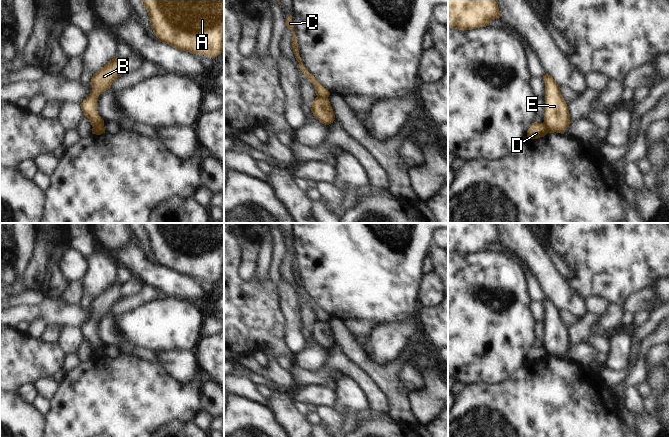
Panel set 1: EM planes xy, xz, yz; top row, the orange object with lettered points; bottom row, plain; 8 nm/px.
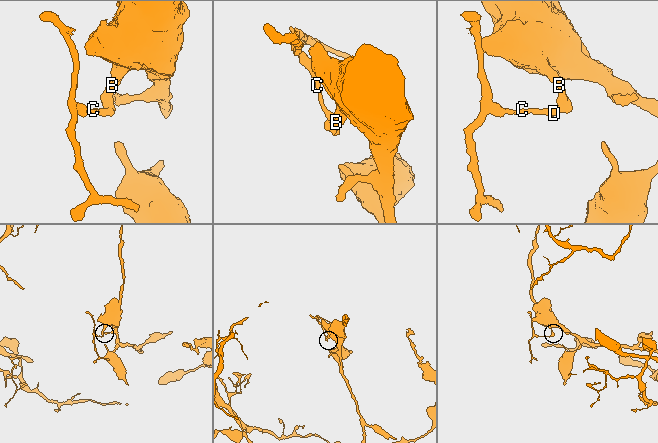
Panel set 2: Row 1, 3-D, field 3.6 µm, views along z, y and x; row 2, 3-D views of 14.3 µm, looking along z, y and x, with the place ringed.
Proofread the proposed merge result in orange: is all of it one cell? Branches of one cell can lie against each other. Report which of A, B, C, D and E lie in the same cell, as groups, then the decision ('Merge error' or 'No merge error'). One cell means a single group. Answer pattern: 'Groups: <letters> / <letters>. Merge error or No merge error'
Groups: A B E / C D. Merge error

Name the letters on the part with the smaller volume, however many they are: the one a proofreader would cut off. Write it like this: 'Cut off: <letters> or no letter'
Cut off: C, D

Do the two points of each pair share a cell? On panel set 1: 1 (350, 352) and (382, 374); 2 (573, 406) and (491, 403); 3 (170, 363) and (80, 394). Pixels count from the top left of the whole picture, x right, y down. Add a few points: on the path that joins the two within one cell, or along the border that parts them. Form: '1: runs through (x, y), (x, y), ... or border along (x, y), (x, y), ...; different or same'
1: runs through (358, 358), (374, 371); same
2: runs through (553, 406), (511, 406); same
3: border along (157, 363), (178, 382); different

